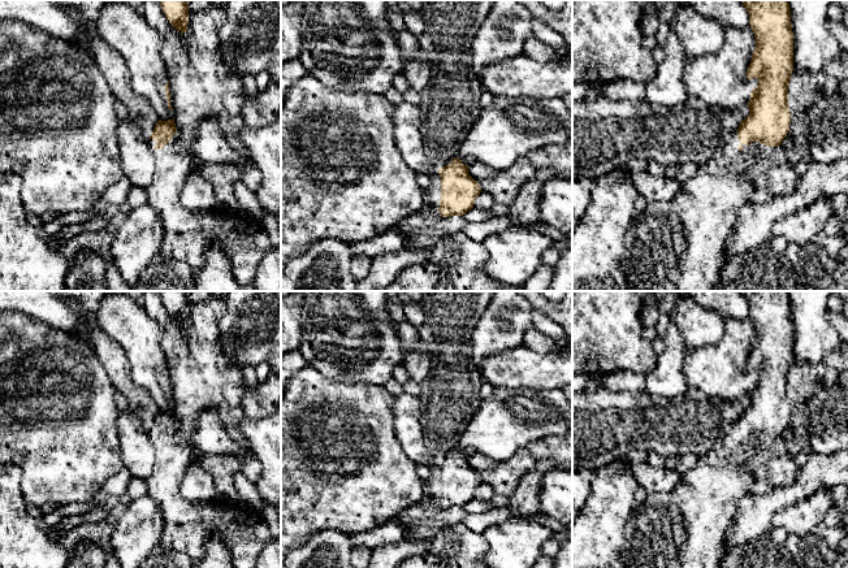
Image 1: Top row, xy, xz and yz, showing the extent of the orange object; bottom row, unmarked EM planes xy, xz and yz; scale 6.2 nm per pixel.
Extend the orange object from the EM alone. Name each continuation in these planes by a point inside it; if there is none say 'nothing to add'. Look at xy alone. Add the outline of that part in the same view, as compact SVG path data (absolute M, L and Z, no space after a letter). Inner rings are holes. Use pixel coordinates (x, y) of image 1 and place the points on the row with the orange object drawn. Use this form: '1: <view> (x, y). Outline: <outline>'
1: xy (187, 233). Outline: M177 133L163 149L155 149L156 140L150 139L148 144L155 157L153 179L146 187L147 204L153 208L164 226L163 243L159 255L186 263L194 274L205 264L205 252L212 244L219 244L228 255L232 264L232 273L239 286L251 286L256 269L263 256L273 246L263 224L251 220L245 213L237 211L221 212L217 208L189 209L181 200L186 179L192 174L190 156L181 149Z

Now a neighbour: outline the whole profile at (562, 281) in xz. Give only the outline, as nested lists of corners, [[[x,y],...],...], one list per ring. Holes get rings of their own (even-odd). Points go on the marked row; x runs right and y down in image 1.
[[[572,248],[561,251],[554,265],[554,278],[548,291],[572,291]]]

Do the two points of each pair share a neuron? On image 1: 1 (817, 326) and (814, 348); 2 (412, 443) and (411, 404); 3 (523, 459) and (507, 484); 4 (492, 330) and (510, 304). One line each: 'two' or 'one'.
1: one
2: one
3: one
4: one

